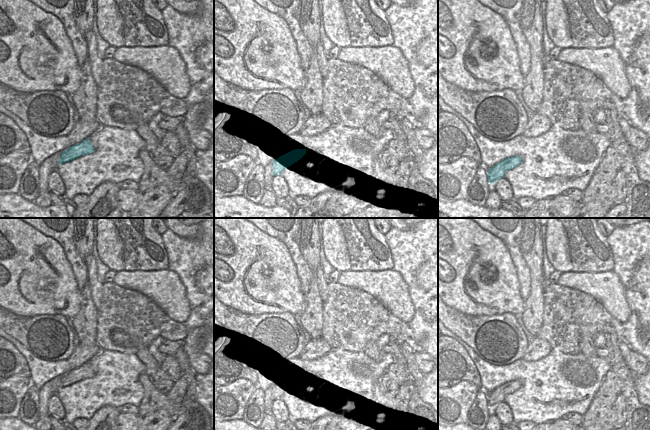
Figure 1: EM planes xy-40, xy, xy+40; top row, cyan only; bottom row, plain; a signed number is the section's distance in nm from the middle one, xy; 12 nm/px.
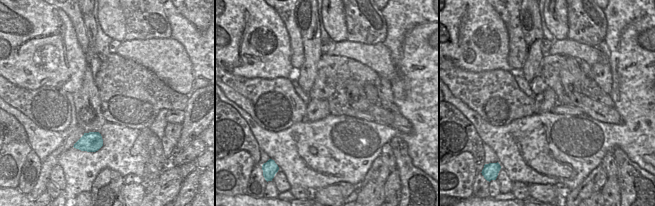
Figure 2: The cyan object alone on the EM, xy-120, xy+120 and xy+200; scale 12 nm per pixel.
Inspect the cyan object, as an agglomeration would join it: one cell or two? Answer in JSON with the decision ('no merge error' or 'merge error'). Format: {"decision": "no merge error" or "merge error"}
{"decision": "no merge error"}

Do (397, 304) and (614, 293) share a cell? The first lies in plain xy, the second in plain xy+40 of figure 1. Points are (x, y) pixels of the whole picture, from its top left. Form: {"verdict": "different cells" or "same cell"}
{"verdict": "same cell"}

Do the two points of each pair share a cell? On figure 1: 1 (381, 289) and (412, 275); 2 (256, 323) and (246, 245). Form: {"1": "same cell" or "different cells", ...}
{"1": "different cells", "2": "different cells"}

